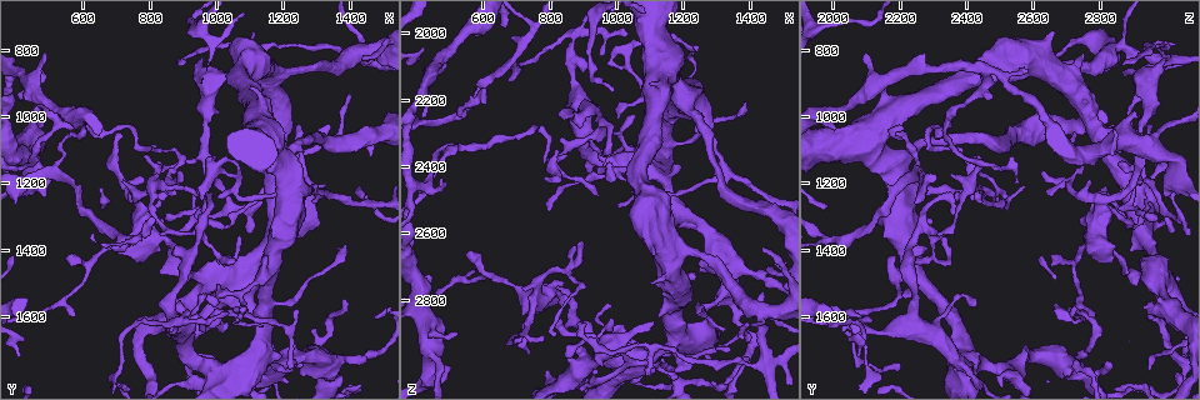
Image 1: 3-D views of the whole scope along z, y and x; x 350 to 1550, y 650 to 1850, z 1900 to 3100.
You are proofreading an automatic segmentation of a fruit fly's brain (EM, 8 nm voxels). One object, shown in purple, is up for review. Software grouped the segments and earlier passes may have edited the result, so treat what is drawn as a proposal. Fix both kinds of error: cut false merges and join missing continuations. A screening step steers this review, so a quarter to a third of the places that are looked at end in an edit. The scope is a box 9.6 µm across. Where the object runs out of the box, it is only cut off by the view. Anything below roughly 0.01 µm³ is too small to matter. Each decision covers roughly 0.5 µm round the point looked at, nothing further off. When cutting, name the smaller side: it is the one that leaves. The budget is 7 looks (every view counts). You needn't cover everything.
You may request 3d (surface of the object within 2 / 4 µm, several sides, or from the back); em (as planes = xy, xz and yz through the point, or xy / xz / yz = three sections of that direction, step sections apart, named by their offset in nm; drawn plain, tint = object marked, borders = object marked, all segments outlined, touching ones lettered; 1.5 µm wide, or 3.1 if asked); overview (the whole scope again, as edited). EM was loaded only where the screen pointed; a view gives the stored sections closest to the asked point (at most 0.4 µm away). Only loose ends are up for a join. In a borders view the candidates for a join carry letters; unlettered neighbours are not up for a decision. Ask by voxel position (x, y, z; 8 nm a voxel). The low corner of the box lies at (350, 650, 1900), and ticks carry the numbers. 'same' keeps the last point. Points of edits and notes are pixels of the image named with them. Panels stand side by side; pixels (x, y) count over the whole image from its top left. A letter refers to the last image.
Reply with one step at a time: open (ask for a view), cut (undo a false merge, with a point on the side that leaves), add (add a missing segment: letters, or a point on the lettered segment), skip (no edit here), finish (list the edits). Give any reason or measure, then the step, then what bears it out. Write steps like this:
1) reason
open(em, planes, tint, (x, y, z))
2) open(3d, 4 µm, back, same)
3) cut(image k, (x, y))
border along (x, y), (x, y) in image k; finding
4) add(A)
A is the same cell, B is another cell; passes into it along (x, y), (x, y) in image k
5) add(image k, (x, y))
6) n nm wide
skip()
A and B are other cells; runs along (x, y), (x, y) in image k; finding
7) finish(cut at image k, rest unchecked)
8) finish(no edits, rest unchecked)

open(3d, 4 µm, (570, 1410, 2660))

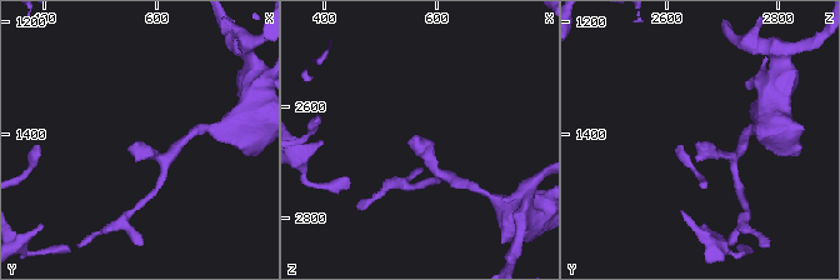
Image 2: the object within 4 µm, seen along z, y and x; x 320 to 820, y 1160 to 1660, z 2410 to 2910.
shape alone is not enough
open(em, xz, step 4, tint, (565, 1415, 2650))

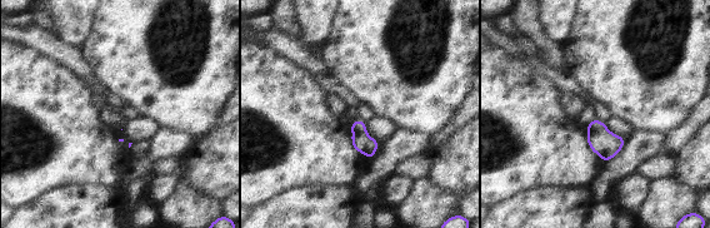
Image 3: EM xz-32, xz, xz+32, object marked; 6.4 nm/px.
open(em, xz, step 4, borders, same)

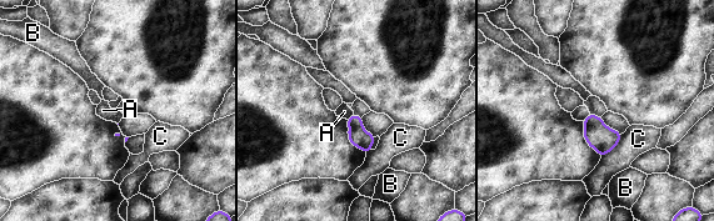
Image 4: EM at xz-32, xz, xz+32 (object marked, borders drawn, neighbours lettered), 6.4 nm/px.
skip()
A, B and C are other cells; border along (353, 112), (345, 119) in image 4; none of them fits

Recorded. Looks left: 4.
an open end
open(3d, 2 µm, back, (780, 1120, 2430))

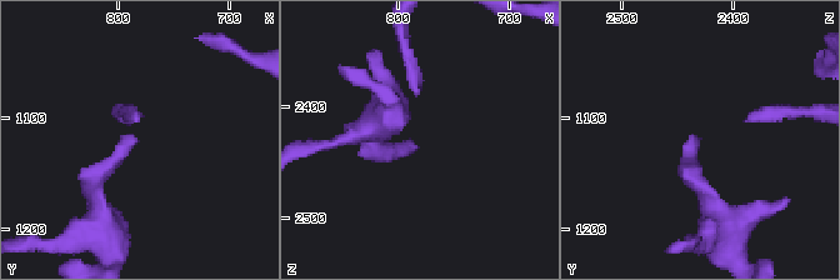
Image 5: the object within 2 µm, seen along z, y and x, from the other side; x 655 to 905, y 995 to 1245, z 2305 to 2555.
need the tissue
open(em, xz, step 4, borders, (784, 1114, 2436))

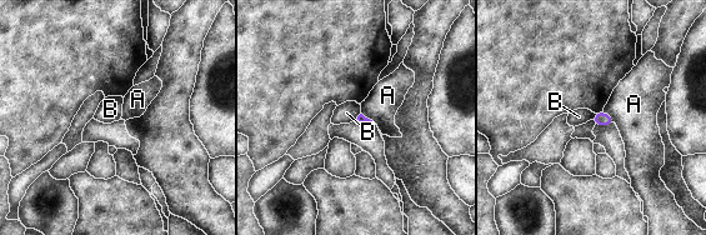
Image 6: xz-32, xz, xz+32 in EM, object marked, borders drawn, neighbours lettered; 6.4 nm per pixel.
open(em, planes, borders, same)

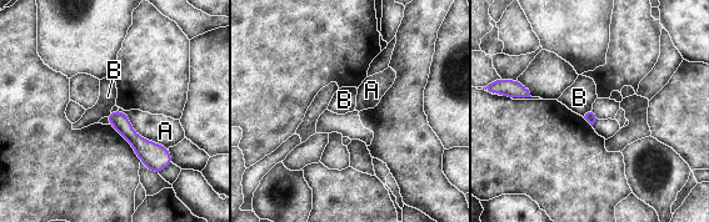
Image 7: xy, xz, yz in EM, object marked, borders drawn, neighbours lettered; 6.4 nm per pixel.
skip()
A and B are other cells; runs along (110, 117), (155, 157), (166, 159) in image 7; none of them fits

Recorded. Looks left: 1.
finish(no edits, rest unchecked)

